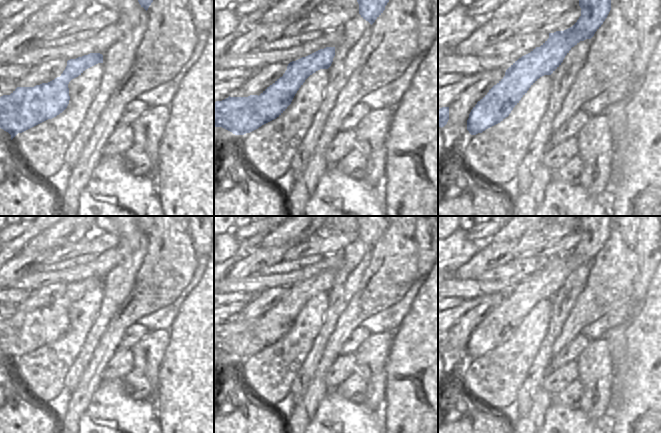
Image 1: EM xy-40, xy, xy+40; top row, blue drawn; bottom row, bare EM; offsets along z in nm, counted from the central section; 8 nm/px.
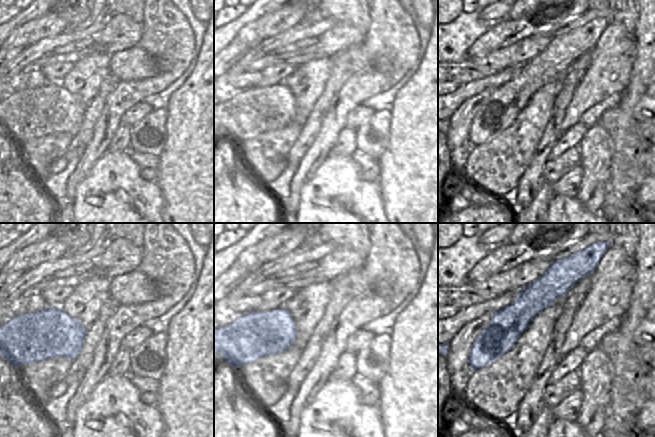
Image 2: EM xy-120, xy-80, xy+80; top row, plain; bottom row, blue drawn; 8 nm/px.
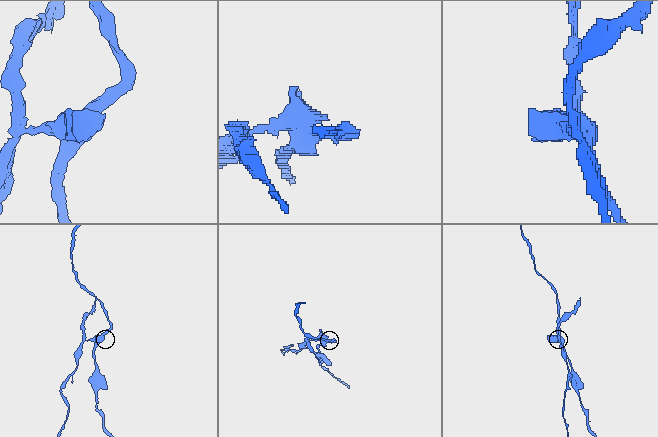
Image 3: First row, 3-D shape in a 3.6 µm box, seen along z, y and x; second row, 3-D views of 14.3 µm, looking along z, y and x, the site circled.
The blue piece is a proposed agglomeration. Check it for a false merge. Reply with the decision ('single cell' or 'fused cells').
fused cells

